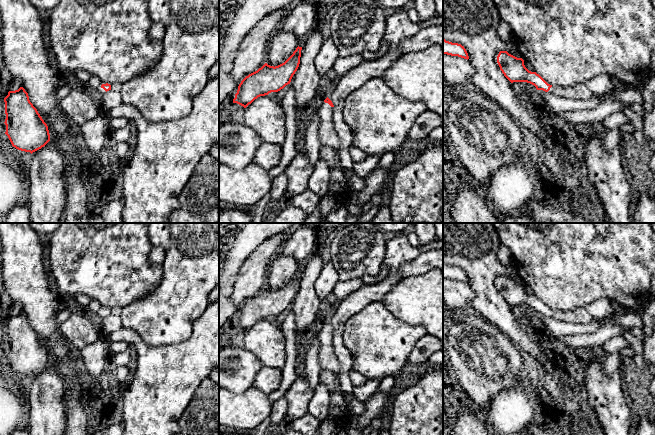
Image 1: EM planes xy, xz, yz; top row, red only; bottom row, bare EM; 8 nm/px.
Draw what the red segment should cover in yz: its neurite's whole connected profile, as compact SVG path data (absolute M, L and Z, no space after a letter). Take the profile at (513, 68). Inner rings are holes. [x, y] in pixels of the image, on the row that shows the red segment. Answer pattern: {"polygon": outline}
{"polygon": "M500 51L497 56L497 63L504 76L511 82L527 82L552 94L575 100L587 100L594 96L586 83L578 84L570 88L562 88L548 84L539 74L529 71L522 58L517 58L507 51Z"}

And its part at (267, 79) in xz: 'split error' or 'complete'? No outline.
complete

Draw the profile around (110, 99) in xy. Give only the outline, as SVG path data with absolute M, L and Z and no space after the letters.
M109 90L99 95L97 100L100 104L101 110L104 112L108 112L111 109L122 104L120 92L116 92L114 90Z

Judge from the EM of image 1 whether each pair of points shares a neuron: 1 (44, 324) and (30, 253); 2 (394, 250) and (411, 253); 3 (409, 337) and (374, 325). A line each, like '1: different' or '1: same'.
1: same
2: same
3: same

